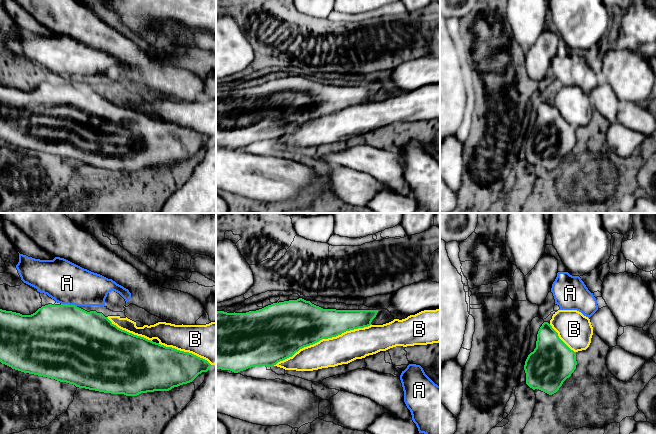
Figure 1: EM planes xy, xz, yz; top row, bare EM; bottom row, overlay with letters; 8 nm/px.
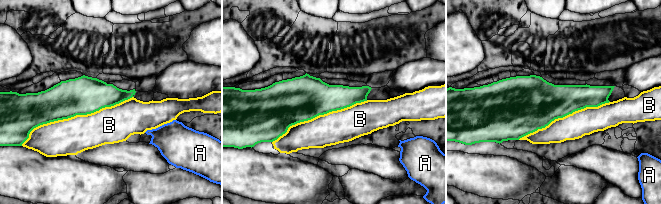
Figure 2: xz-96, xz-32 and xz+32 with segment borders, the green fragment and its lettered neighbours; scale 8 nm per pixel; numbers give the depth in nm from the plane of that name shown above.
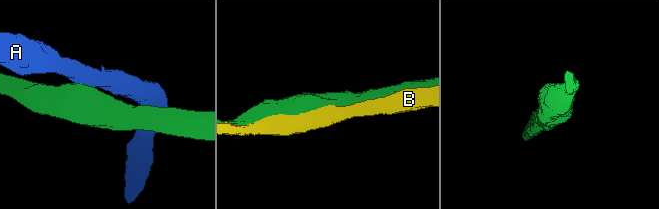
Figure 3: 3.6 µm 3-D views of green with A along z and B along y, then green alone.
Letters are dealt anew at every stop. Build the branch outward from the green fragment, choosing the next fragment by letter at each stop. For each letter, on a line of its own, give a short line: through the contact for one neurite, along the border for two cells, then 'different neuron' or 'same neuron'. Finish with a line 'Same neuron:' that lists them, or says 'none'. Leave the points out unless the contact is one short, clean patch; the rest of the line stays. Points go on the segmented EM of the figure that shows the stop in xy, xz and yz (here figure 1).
A: xy (61, 303), (76, 306) | different neuron
B: same neuron
Same neuron: B

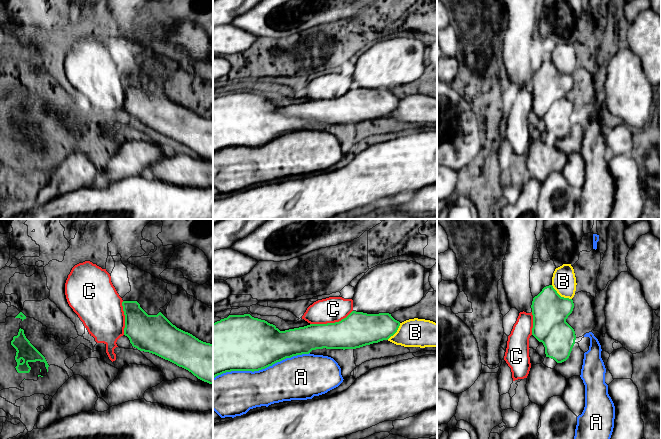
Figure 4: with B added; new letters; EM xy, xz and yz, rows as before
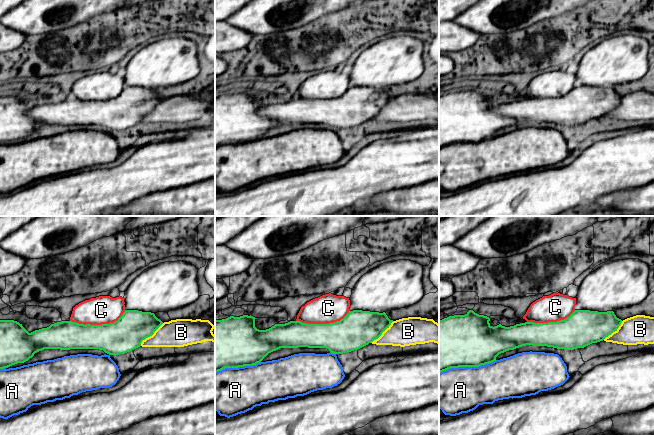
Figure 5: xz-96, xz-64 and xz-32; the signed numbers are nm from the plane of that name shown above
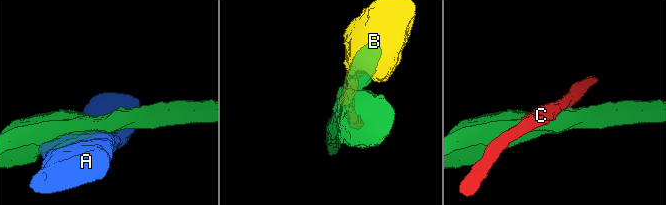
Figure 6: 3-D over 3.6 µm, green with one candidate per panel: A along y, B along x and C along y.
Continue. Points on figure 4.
A: different neuron
B: different neuron
C: different neuron
Same neuron: none

